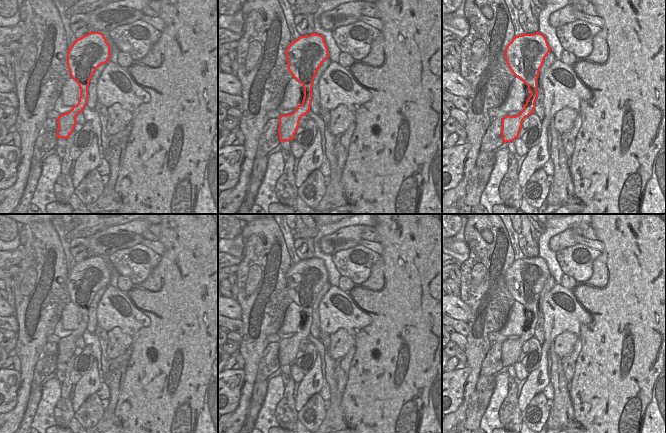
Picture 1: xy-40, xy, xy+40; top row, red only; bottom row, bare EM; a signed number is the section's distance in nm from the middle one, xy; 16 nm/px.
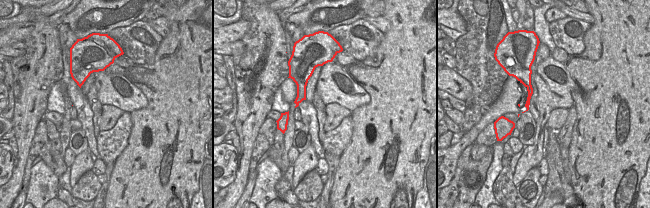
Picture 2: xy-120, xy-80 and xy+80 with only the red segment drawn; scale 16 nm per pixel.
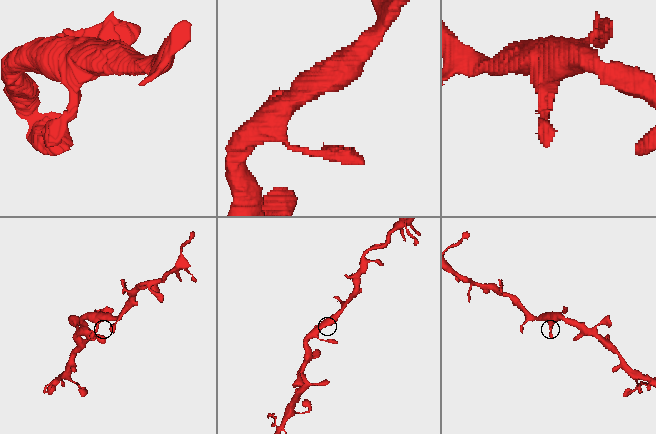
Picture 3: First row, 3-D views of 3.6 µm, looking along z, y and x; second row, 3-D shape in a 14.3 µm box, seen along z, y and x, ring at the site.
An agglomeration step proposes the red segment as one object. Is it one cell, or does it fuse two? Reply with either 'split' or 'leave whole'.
leave whole

